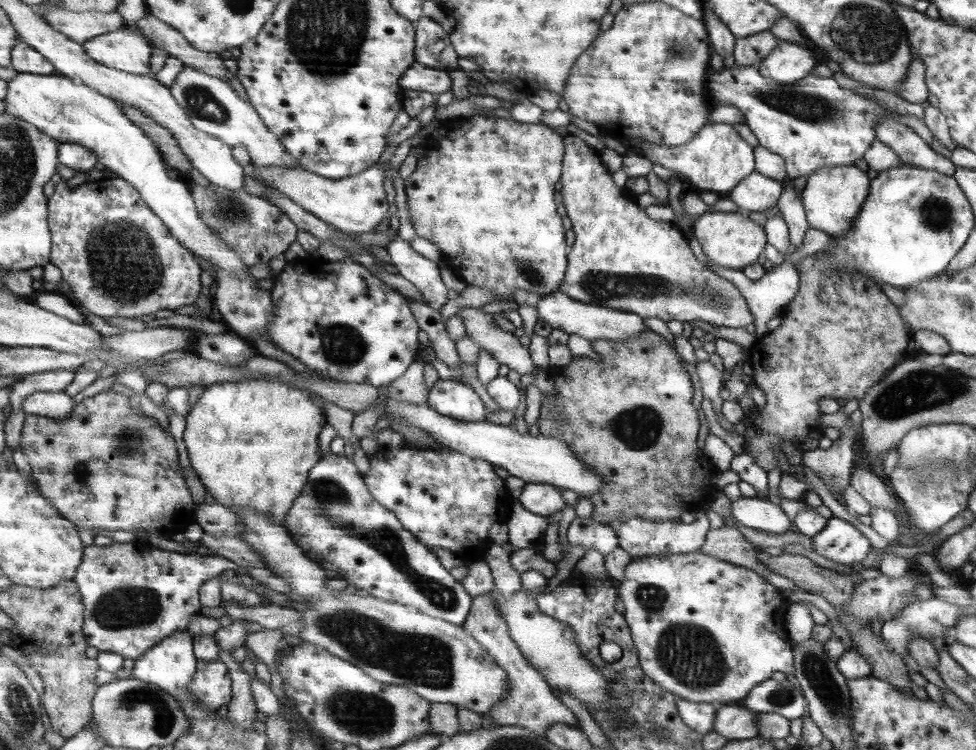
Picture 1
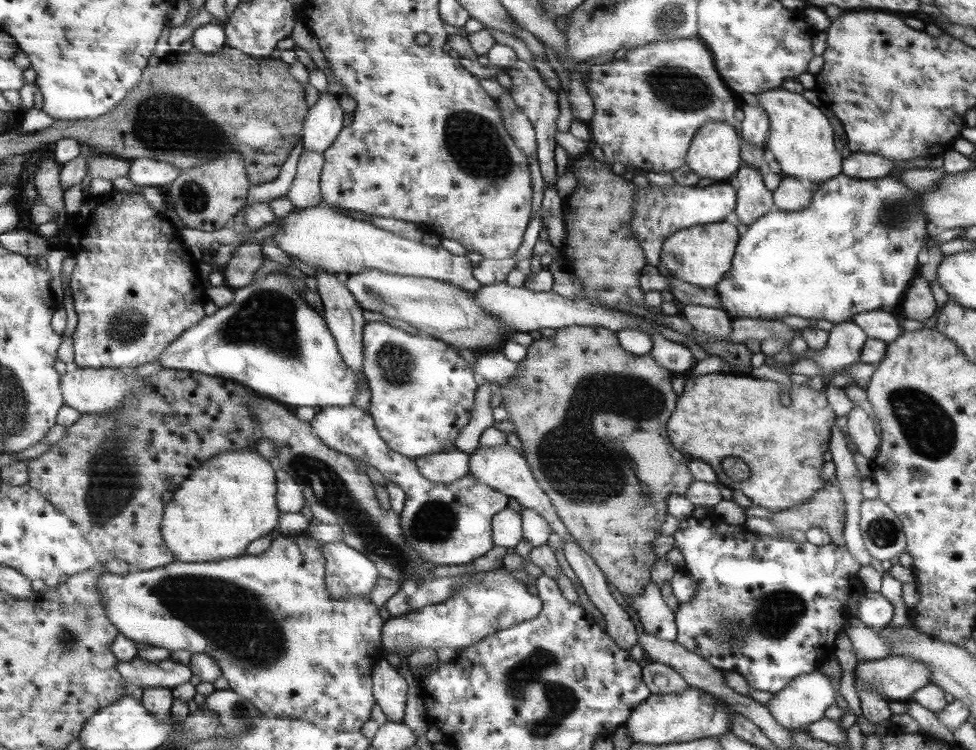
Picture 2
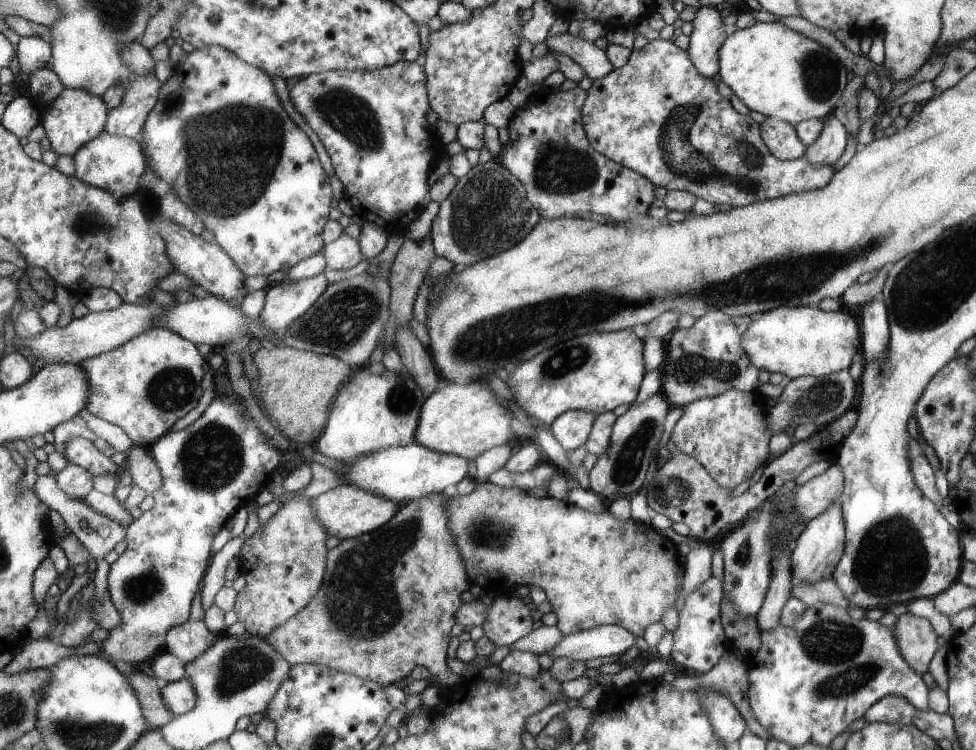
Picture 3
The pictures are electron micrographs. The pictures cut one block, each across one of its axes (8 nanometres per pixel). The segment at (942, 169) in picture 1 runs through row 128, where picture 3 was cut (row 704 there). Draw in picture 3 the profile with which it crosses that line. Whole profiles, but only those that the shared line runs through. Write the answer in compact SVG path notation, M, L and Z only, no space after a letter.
M885 696L876 705L872 705L861 718L868 724L888 723L888 724L909 724L913 722L913 712L915 708L905 702L901 696Z

